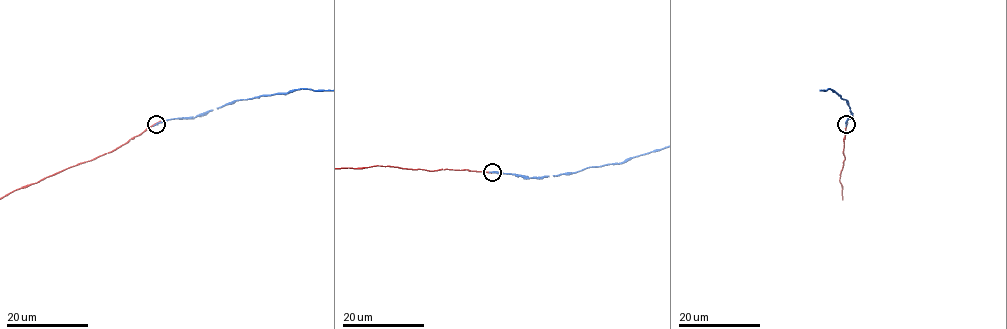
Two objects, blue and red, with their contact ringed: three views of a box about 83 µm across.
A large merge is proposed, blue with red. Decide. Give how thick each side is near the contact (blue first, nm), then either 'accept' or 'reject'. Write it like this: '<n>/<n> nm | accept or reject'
360/280 nm | reject

